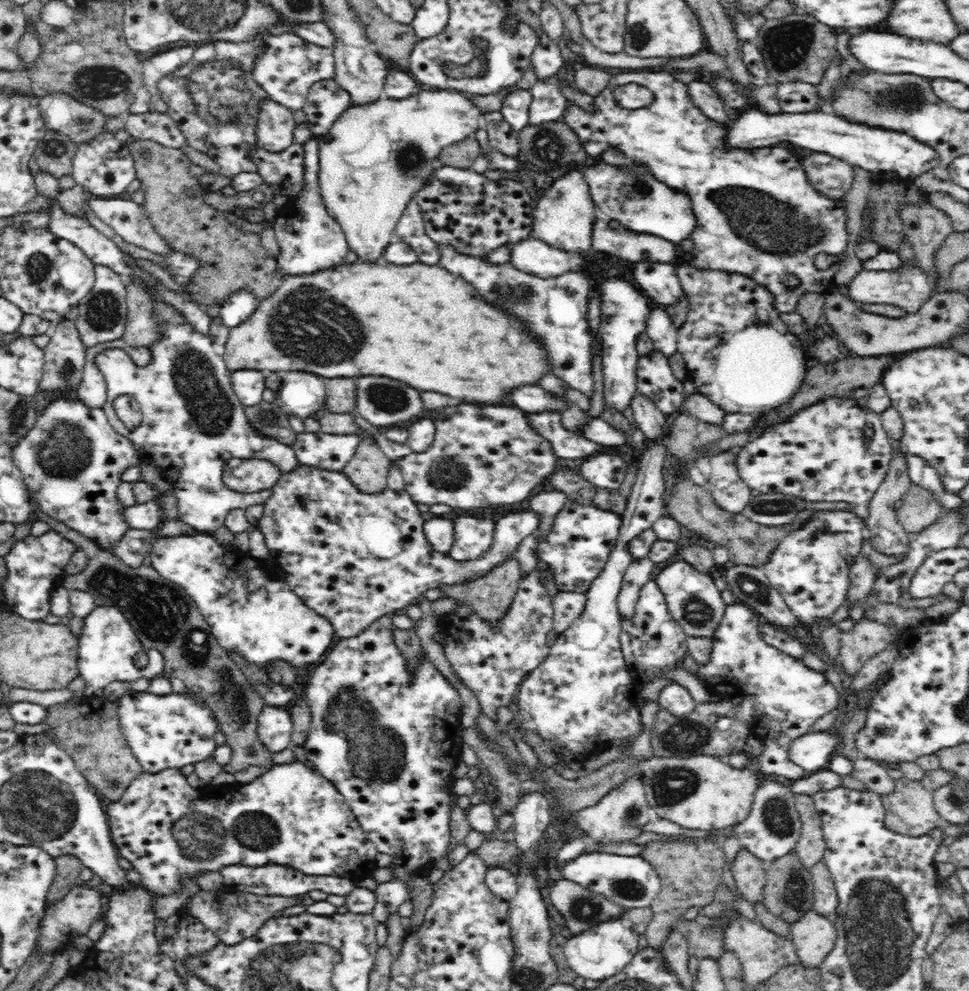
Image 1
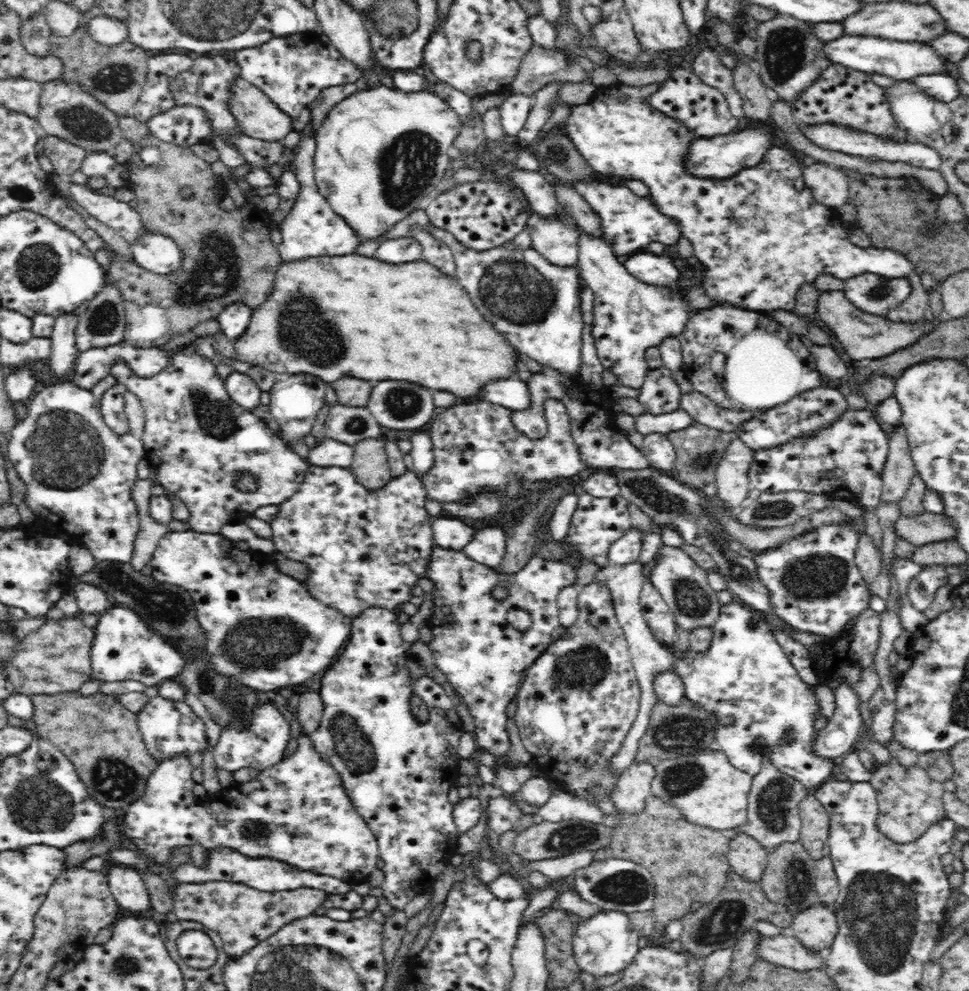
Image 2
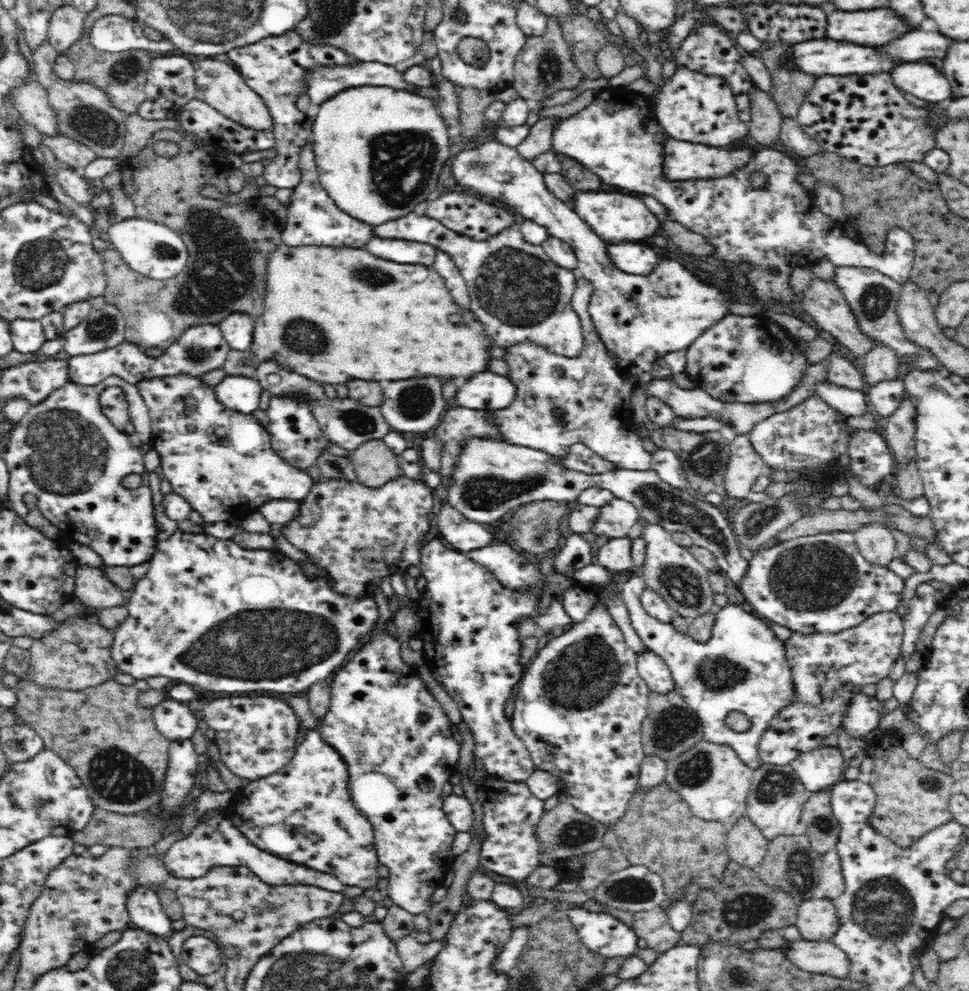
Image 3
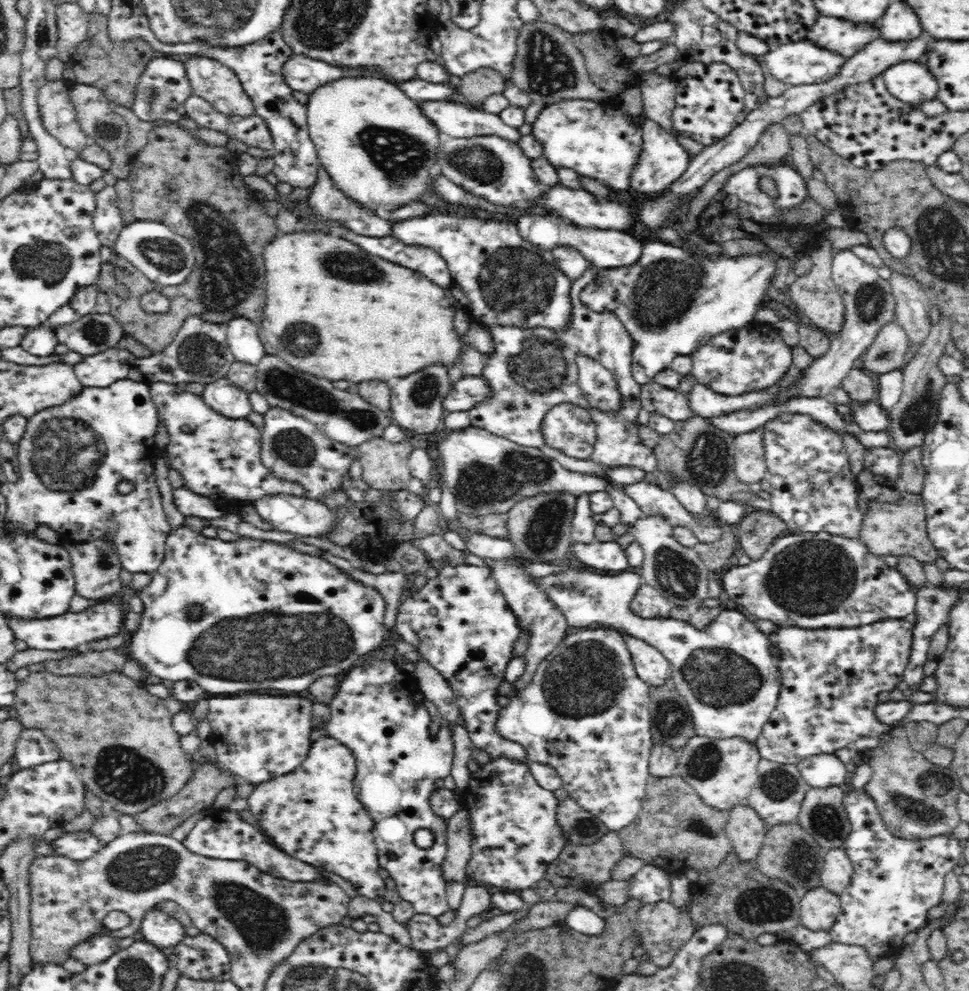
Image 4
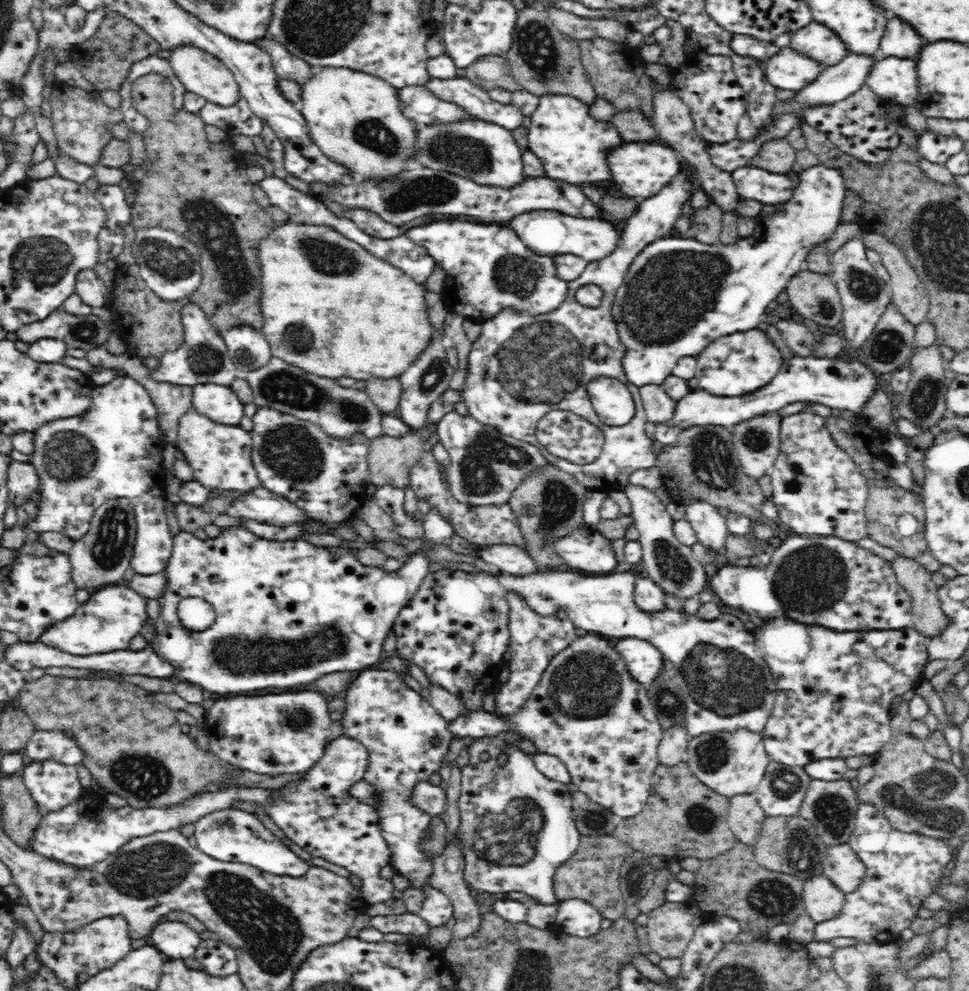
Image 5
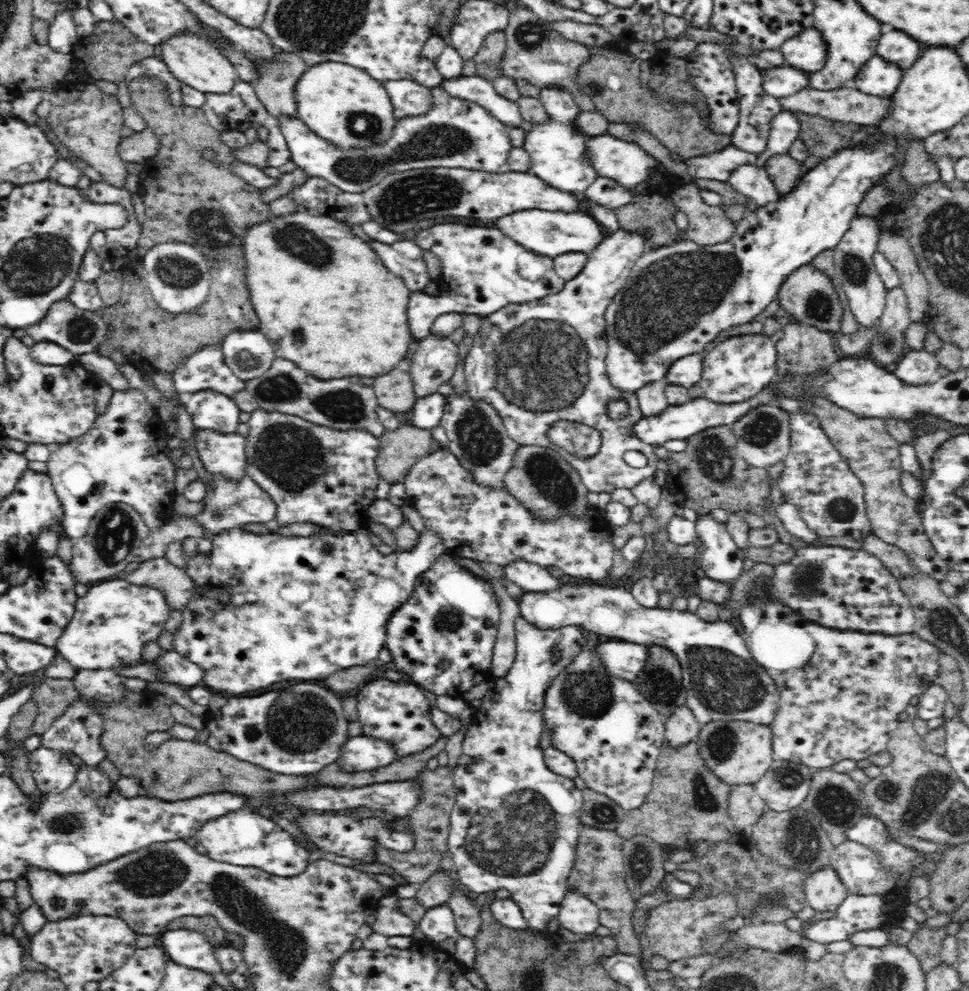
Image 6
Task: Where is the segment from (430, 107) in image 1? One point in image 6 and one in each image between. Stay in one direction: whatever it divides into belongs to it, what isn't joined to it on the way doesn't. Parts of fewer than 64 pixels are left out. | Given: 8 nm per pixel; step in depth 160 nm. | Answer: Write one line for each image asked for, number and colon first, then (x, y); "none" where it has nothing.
2: (381, 153)
3: (362, 159)
4: (376, 144)
5: (355, 118)
6: (343, 104)

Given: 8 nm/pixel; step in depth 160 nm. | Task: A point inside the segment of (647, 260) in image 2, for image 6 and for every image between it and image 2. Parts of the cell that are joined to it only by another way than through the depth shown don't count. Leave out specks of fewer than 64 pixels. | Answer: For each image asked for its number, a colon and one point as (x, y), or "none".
3: (633, 258)
4: (607, 249)
5: (552, 234)
6: (547, 233)

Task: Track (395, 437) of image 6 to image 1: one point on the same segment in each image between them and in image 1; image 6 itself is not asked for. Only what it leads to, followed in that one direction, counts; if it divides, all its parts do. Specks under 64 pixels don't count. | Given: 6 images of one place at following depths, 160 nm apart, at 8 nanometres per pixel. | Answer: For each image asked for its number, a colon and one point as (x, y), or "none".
1: (368, 470)
2: (369, 465)
3: (375, 464)
4: (384, 464)
5: (390, 460)

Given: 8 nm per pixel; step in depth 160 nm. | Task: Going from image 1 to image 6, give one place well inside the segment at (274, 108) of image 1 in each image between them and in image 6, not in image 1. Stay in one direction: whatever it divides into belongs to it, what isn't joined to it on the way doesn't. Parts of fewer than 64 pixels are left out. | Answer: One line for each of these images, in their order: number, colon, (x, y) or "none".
2: (259, 118)
3: (219, 84)
4: (209, 78)
5: (201, 73)
6: (194, 61)

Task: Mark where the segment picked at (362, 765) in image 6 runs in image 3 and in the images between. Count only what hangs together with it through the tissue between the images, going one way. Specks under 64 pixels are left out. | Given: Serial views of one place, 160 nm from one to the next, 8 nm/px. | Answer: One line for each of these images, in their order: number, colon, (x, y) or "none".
3: (304, 813)
4: (313, 814)
5: (317, 812)

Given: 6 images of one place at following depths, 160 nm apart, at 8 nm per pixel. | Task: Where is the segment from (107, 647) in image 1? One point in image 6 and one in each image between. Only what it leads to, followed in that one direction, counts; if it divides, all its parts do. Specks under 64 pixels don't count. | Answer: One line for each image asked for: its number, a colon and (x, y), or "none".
2: (123, 646)
3: (209, 613)
4: (248, 615)
5: (287, 613)
6: (272, 608)

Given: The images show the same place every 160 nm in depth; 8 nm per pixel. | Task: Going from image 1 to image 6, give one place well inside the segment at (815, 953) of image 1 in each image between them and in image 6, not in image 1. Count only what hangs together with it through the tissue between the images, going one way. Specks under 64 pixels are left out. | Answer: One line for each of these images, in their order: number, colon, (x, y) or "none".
2: (815, 927)
3: (816, 920)
4: (819, 908)
5: (823, 900)
6: (824, 892)

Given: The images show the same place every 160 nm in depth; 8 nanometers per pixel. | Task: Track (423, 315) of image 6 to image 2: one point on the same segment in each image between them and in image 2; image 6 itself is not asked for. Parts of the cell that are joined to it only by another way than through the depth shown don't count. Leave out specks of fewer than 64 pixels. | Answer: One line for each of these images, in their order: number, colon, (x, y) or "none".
2: (535, 304)
3: (520, 296)
4: (507, 281)
5: (488, 267)

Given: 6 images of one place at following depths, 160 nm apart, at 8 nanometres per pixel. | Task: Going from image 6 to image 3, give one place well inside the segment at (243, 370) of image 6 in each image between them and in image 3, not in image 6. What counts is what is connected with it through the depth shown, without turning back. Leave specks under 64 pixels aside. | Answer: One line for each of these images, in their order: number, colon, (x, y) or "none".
3: (237, 329)
4: (243, 340)
5: (247, 347)

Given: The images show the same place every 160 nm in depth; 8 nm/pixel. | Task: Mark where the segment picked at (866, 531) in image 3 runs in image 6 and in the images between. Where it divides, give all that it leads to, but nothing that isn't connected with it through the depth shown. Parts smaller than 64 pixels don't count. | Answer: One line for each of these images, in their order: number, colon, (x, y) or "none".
4: (886, 527)
5: (854, 434)
6: (873, 455)

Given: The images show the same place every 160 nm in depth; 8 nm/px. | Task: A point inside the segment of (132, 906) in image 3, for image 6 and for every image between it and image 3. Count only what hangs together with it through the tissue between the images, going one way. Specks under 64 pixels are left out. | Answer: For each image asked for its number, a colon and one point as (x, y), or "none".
4: (162, 930)
5: (176, 940)
6: (185, 947)

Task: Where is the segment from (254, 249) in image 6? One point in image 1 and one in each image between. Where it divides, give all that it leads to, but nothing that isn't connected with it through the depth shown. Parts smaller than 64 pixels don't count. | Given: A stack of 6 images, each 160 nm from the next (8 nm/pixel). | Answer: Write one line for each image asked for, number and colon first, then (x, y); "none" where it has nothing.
1: (418, 323)
2: (371, 320)
3: (371, 319)
4: (332, 310)
5: (364, 319)

